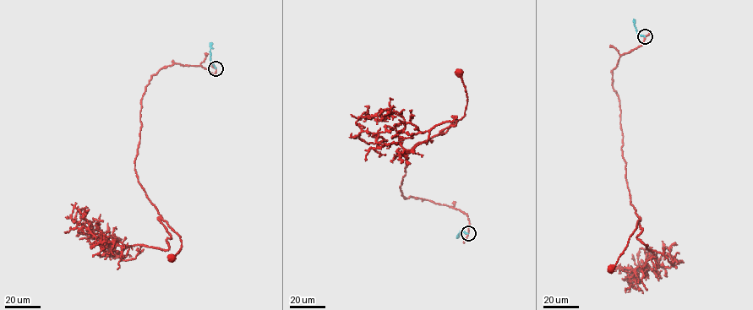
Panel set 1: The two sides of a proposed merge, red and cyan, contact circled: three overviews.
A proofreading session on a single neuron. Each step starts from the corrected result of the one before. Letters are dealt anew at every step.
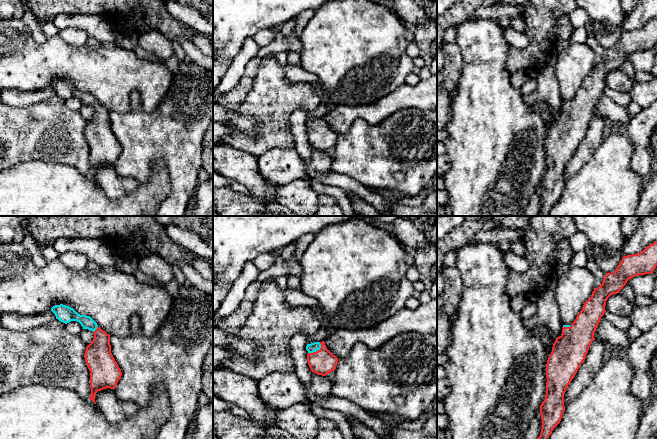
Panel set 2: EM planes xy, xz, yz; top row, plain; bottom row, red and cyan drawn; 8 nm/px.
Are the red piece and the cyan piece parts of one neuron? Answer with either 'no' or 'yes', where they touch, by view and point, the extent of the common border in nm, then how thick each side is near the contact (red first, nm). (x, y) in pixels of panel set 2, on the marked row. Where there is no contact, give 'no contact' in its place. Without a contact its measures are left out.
yes | xz (316, 351) | 140 nm | 200/80 nm

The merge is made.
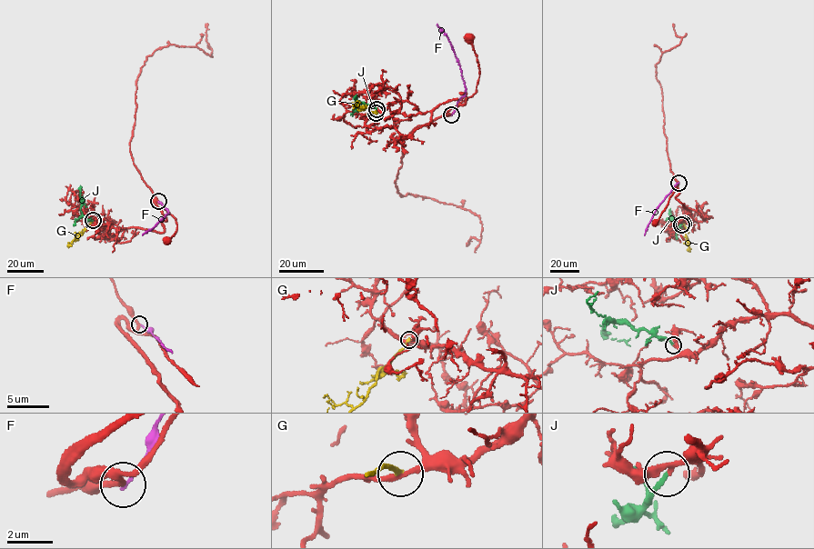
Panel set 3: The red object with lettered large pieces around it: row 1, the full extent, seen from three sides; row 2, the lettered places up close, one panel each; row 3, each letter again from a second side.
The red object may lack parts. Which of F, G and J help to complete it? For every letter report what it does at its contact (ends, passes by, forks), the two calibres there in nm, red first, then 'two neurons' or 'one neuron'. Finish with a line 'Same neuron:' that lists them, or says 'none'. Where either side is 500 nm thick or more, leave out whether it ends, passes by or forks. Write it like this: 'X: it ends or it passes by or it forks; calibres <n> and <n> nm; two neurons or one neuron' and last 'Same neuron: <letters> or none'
F: it ends; calibres 220 and 130 nm; two neurons
G: it ends; calibres 240 and 220 nm; two neurons
J: it ends; calibres 200 and 180 nm; one neuron
Same neuron: J

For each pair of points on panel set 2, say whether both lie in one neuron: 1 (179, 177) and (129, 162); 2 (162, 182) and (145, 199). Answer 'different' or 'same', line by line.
1: same
2: same

